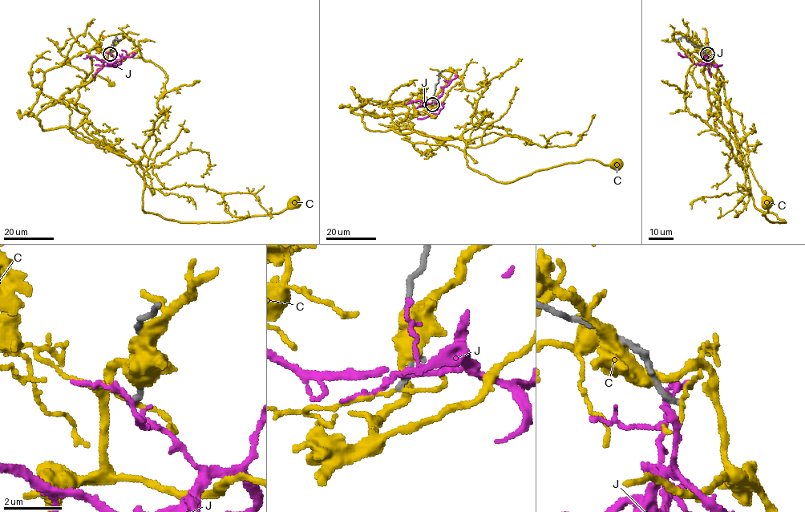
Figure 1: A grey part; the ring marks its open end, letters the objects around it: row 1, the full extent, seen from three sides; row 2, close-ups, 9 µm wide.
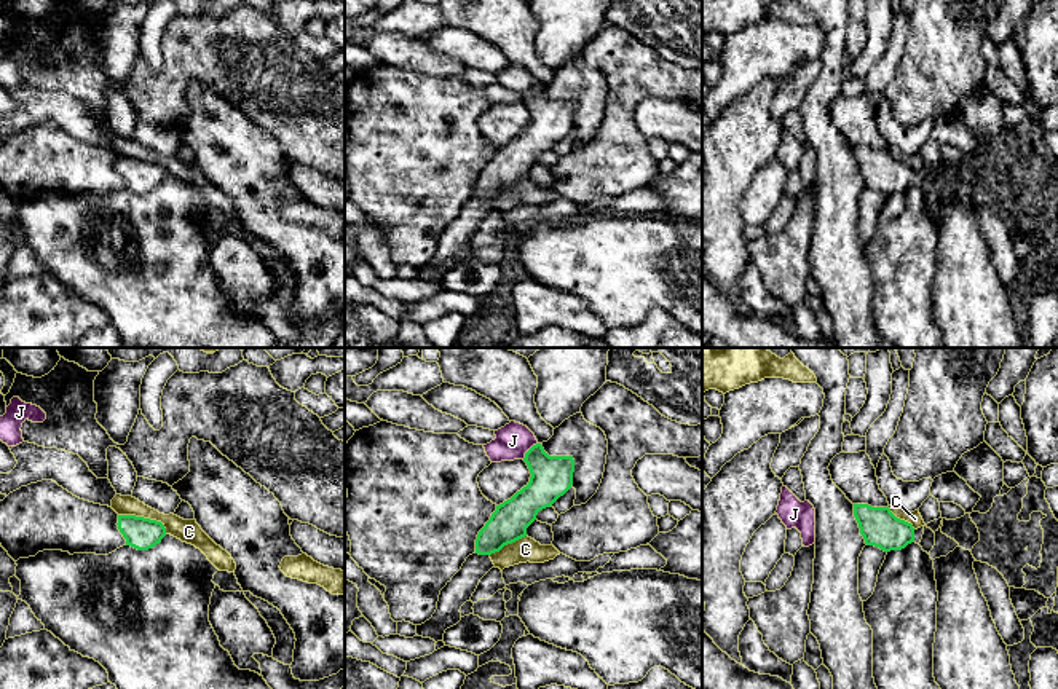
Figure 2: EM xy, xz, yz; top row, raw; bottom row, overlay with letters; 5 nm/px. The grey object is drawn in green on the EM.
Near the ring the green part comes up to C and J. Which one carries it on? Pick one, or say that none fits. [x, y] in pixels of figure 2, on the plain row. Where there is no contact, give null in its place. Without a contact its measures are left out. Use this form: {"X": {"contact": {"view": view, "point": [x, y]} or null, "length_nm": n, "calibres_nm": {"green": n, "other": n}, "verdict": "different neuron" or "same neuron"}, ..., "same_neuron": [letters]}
{"C": {"contact": {"view": "xy", "point": [146, 161]}, "length_nm": 260, "calibres_nm": {"green": 160, "other": 120}, "verdict": "different neuron"}, "J": {"contact": {"view": "xz", "point": [528, 93]}, "length_nm": 120, "calibres_nm": {"green": 200, "other": 170}, "verdict": "different neuron"}, "same_neuron": []}

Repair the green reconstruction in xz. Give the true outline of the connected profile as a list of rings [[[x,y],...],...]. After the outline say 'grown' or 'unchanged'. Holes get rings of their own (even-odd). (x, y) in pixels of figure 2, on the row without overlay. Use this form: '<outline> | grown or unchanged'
[[[541,86],[533,88],[523,104],[530,112],[530,124],[511,142],[496,148],[490,163],[479,174],[476,195],[440,233],[437,252],[429,263],[416,268],[416,278],[444,284],[447,271],[461,263],[461,249],[471,242],[480,222],[495,211],[490,198],[527,179],[527,171],[539,153],[551,150],[573,128],[573,99],[549,99]]] | grown

